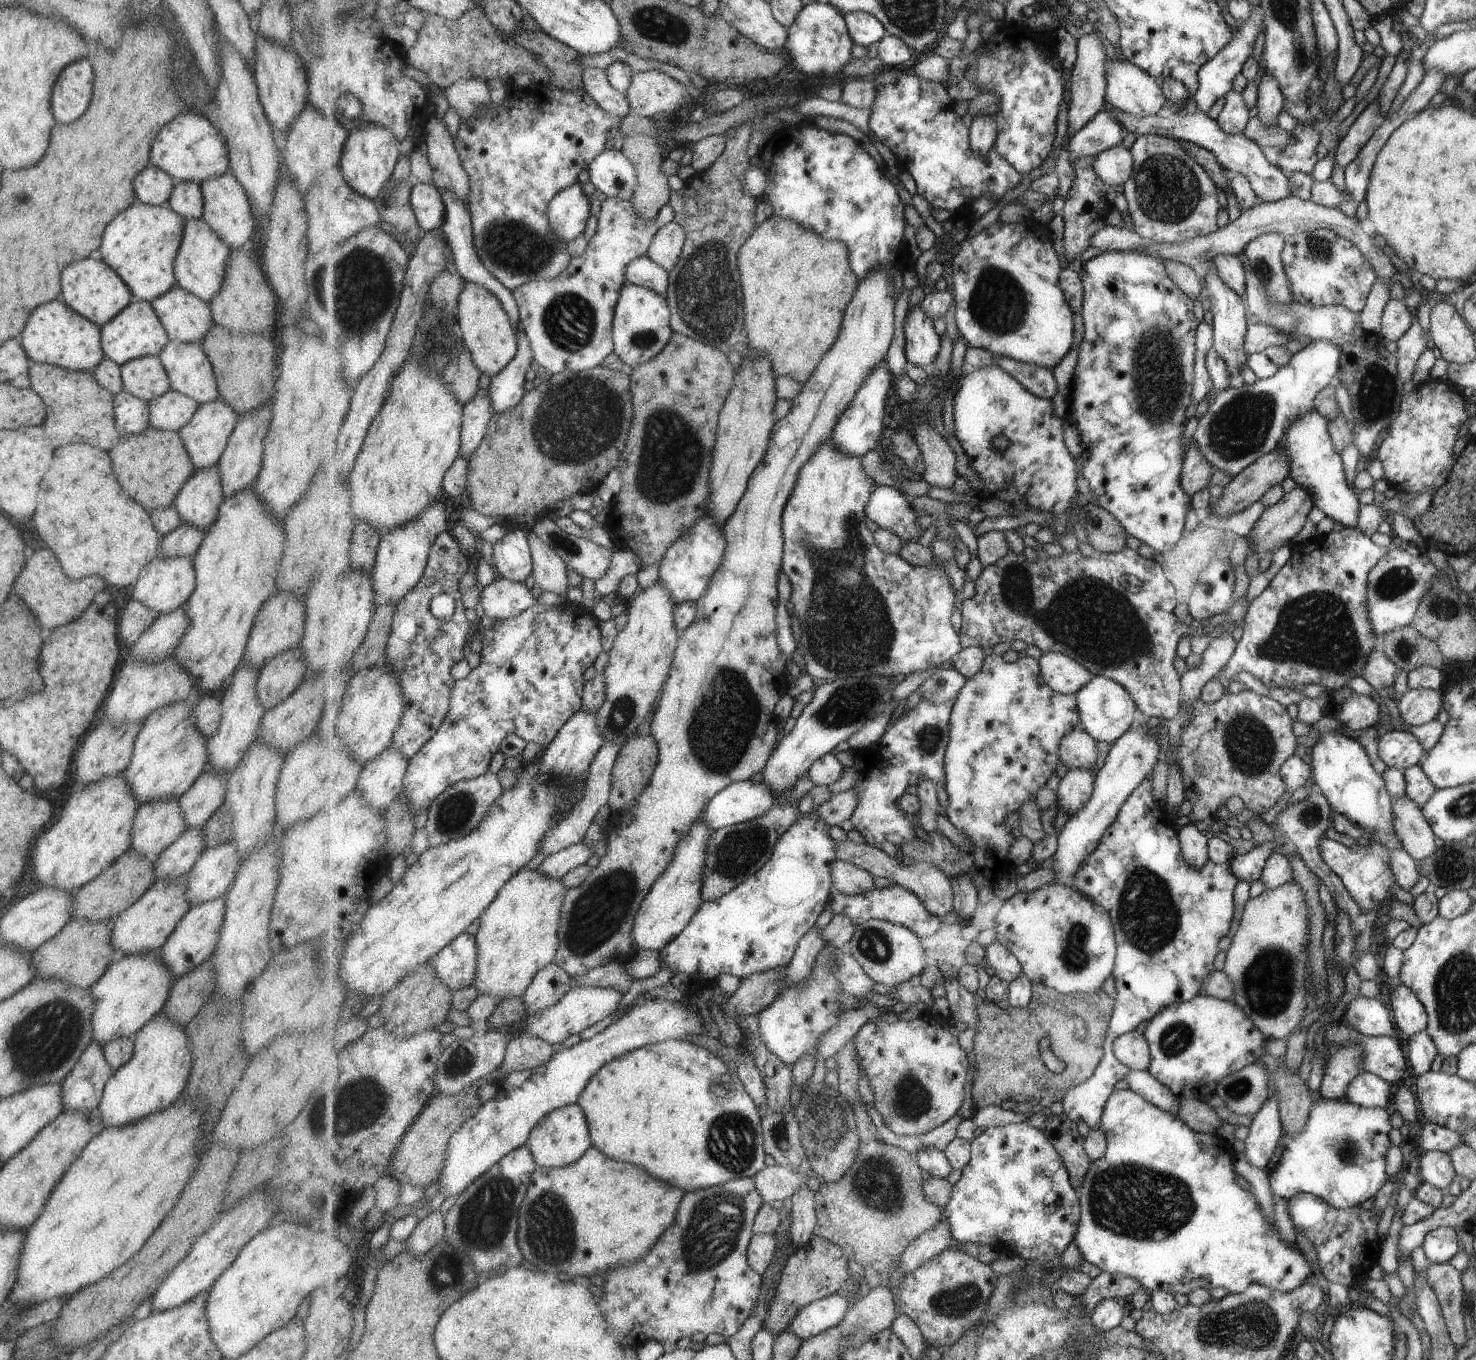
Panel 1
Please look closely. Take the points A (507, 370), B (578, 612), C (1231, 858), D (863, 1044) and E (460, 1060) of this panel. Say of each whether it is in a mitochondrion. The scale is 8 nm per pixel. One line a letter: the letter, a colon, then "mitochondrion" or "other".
A: other
B: other
C: other
D: other
E: mitochondrion

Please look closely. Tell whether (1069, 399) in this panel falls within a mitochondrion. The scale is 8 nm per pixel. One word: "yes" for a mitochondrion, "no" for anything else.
no

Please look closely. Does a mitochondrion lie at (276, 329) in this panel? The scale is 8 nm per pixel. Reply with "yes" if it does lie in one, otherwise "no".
no

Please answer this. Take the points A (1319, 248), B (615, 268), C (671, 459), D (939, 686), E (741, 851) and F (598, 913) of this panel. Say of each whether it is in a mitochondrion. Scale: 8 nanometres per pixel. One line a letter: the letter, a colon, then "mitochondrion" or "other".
A: mitochondrion
B: other
C: mitochondrion
D: mitochondrion
E: mitochondrion
F: mitochondrion

